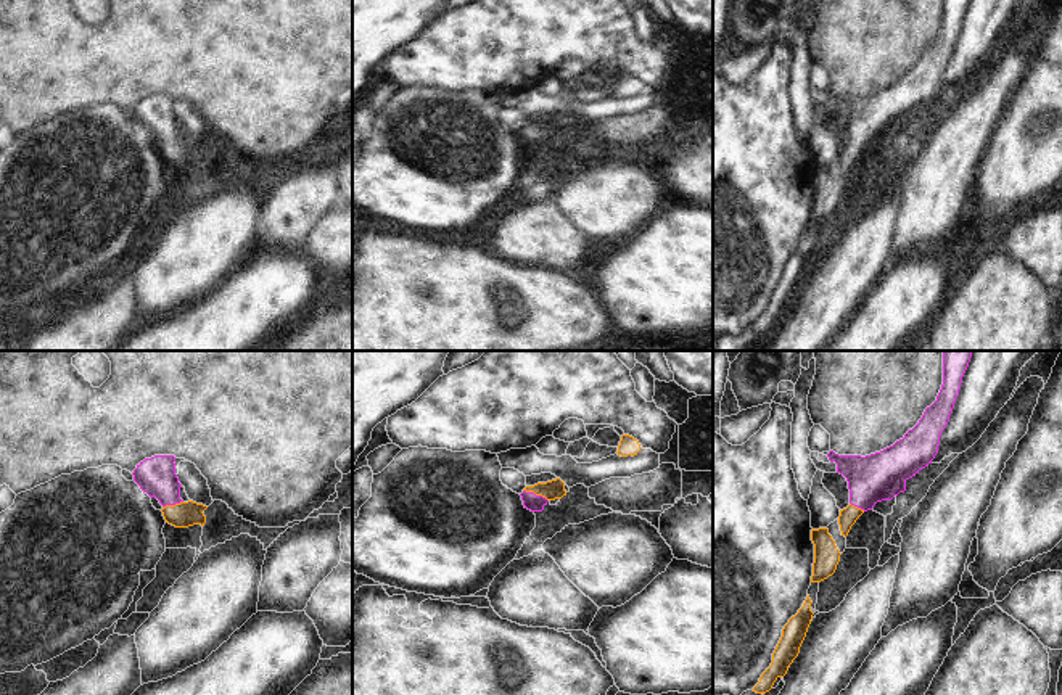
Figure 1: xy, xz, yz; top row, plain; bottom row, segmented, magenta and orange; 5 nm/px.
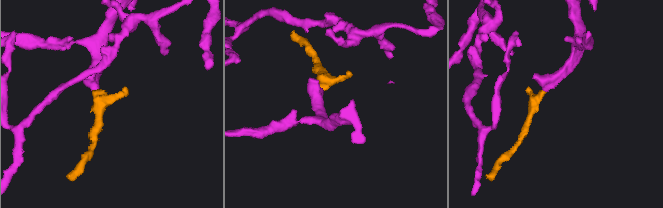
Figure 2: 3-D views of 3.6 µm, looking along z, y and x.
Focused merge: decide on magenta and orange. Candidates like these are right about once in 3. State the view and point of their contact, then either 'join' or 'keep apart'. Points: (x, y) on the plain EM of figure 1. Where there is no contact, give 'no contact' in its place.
xz (535, 134) | join

